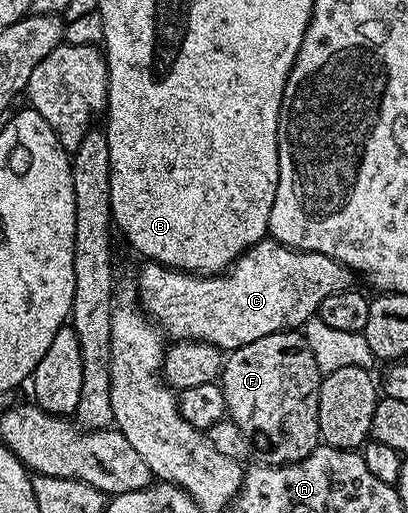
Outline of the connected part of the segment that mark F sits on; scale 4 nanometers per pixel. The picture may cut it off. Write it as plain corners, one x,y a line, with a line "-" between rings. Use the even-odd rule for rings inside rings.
298,330
260,336
260,340
252,340
252,344
229,351
220,375
225,413
265,465
299,462
320,445
318,389
323,377
316,368
305,333

